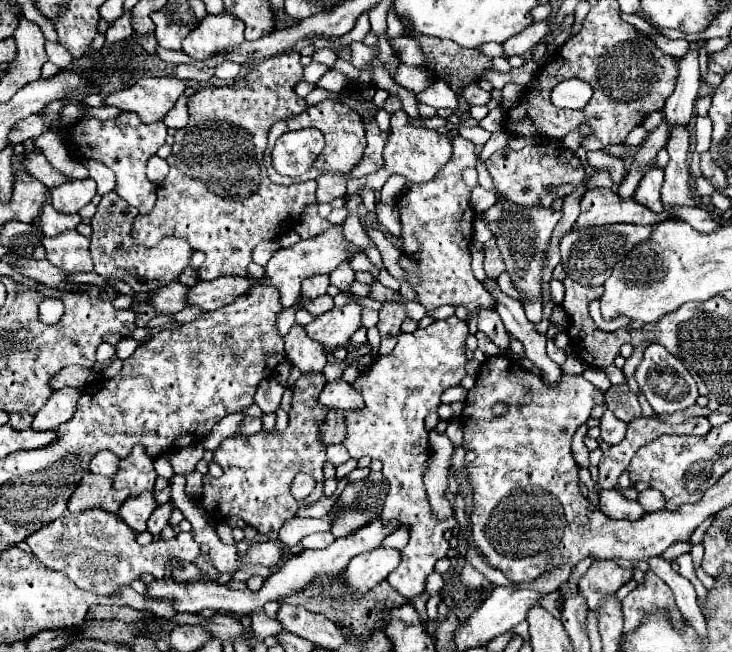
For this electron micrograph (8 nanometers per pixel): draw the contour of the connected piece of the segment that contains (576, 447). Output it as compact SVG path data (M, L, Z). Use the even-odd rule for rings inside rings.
M582 425L582 427L576 431L574 439L572 439L572 455L574 455L574 461L576 461L580 467L590 467L590 463L588 463L588 447L584 445L586 431L588 431L588 427Z

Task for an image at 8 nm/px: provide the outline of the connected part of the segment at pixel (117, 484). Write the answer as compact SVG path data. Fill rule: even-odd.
M136 445L128 457L120 460L119 468L123 469L118 469L118 473L114 475L112 483L114 489L128 489L130 497L138 497L140 493L154 489L156 481L154 461L144 453L140 445Z

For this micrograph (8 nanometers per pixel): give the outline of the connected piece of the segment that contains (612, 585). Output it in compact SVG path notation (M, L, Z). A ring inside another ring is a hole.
M594 561L586 575L578 581L580 593L586 597L590 609L600 607L604 595L614 595L624 583L632 579L634 571L616 565L616 561Z

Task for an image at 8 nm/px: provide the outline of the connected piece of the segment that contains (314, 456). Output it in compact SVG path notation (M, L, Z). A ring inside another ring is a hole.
M302 375L296 381L296 387L293 391L292 409L290 409L290 425L284 431L260 431L256 435L238 435L238 437L228 437L220 443L220 447L213 452L213 460L223 469L222 477L212 477L212 475L204 475L206 481L206 497L202 491L200 497L200 505L202 509L212 517L214 513L214 521L220 523L222 521L222 505L224 505L224 521L228 517L240 517L244 519L250 527L254 527L258 533L268 535L272 531L280 531L280 527L284 525L284 521L296 517L298 509L302 505L312 505L314 501L324 497L324 473L322 473L322 465L326 461L326 445L322 445L318 441L320 435L320 425L322 419L326 417L326 411L318 405L318 395L320 389L324 387L324 375ZM296 473L312 473L316 479L316 489L314 493L304 499L304 501L296 501L290 495L290 483L294 479Z

